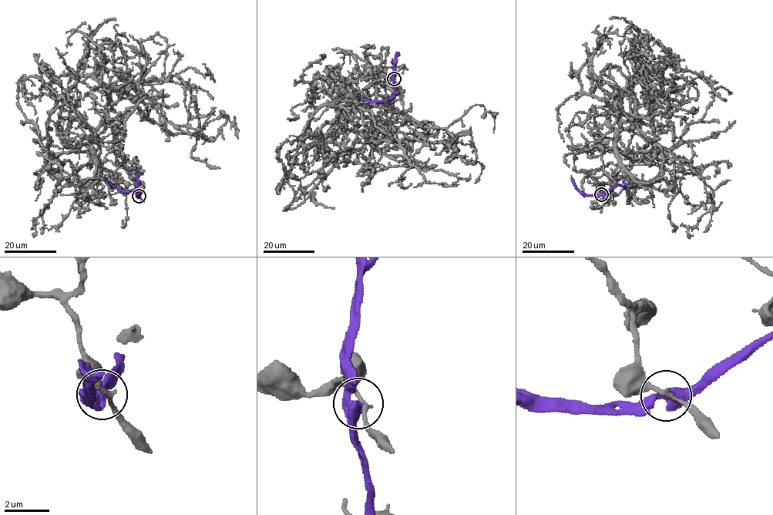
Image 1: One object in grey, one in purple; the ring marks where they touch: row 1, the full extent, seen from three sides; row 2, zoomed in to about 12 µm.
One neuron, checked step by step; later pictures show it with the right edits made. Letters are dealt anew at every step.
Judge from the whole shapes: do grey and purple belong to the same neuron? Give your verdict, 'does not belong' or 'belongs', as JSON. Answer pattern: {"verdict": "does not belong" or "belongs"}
{"verdict": "belongs"}

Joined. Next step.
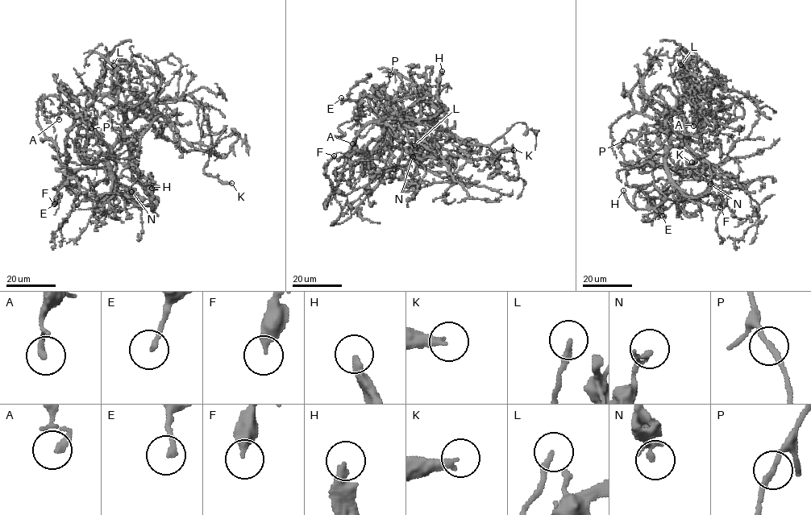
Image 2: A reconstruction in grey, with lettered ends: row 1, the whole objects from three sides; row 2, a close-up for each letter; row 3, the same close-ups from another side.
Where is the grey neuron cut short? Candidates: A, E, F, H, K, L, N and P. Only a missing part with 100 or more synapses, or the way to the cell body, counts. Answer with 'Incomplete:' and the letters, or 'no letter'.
Incomplete: H

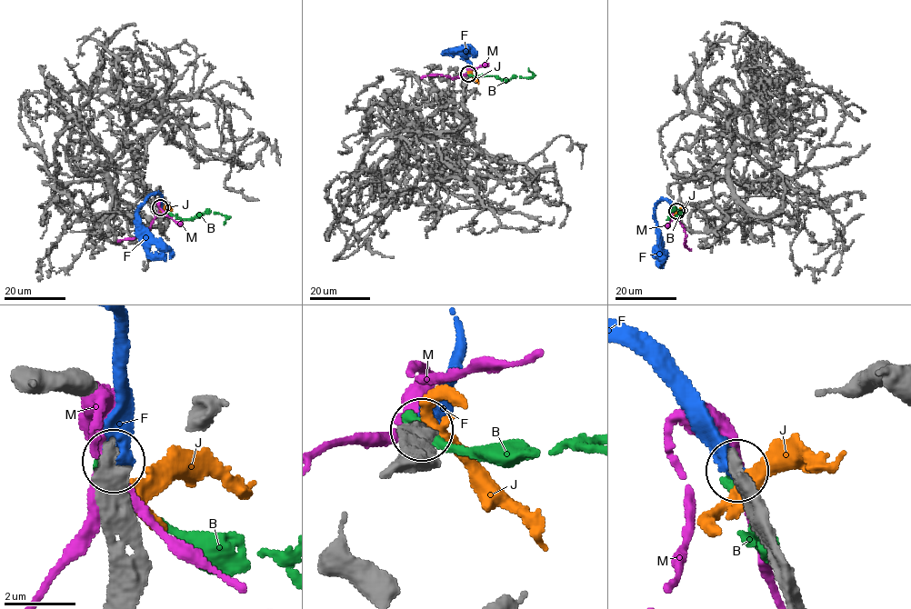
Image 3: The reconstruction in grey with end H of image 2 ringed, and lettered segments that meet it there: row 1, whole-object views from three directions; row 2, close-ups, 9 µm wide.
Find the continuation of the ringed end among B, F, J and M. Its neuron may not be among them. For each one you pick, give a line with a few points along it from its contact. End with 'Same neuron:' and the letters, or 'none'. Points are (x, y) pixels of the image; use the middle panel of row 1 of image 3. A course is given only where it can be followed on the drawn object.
F: Its course: (468, 74), (471, 65), (458, 52), (447, 50), (463, 50), (466, 56), (468, 48)
Same neuron: F

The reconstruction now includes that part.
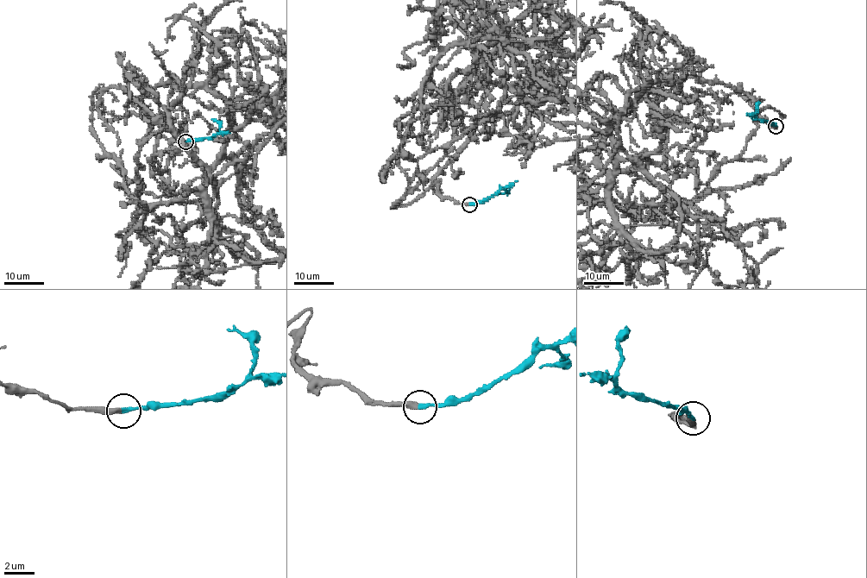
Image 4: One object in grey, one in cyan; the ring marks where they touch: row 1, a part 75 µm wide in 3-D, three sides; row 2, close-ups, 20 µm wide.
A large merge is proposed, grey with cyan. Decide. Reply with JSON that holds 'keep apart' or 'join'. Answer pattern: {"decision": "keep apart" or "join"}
{"decision": "join"}

